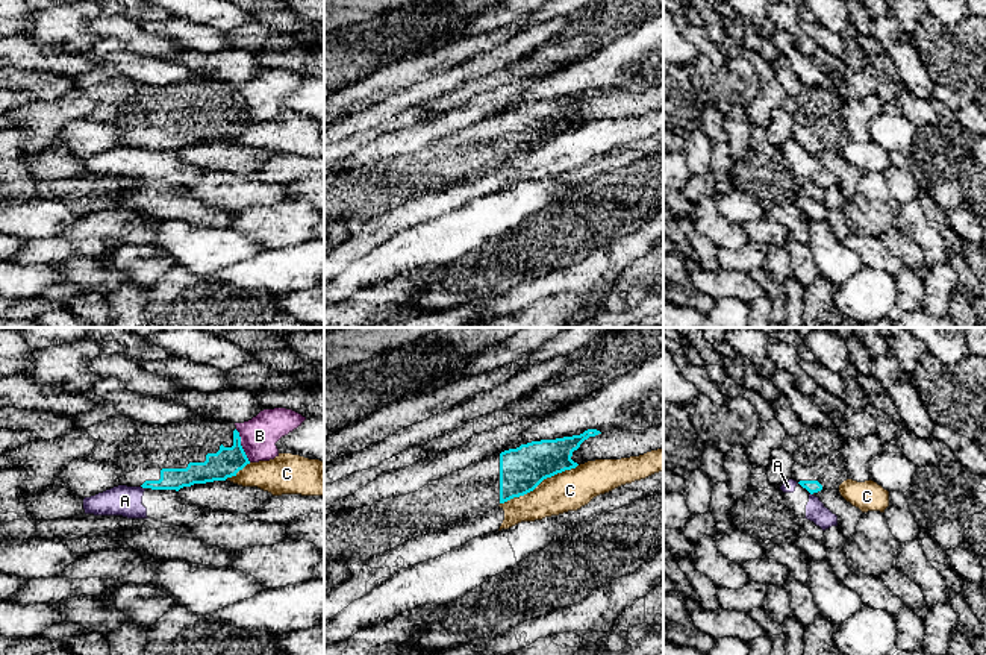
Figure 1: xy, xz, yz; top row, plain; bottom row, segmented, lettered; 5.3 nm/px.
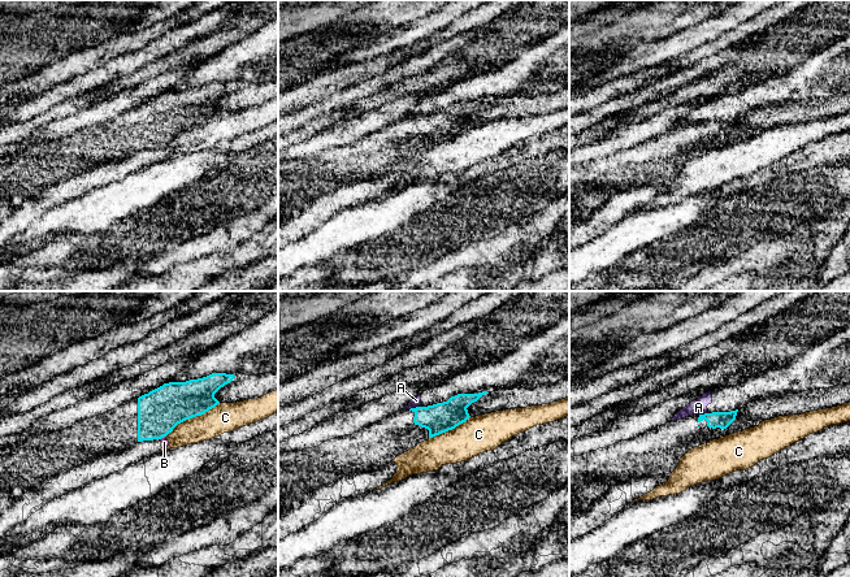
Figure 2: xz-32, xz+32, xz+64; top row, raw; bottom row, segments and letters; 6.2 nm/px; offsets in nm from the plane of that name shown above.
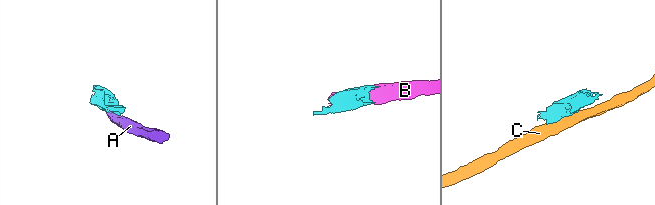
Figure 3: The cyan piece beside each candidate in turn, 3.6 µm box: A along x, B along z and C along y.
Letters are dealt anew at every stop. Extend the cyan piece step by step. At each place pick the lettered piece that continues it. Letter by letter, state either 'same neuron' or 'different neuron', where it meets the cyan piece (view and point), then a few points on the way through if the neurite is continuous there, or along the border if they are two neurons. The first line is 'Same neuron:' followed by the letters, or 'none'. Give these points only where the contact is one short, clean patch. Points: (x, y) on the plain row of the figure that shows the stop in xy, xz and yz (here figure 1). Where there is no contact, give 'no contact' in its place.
Same neuron: none
A: different neuron | xy (143, 147) | along xy (141, 146), (144, 149)
B: different neuron | xy (241, 106)
C: different neuron | xz (538, 144)

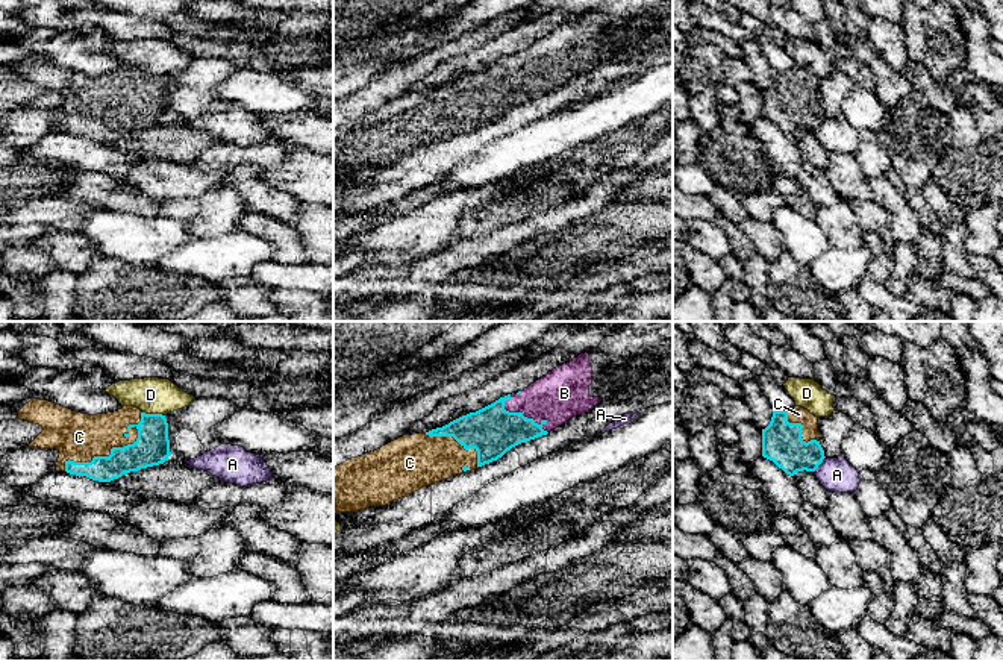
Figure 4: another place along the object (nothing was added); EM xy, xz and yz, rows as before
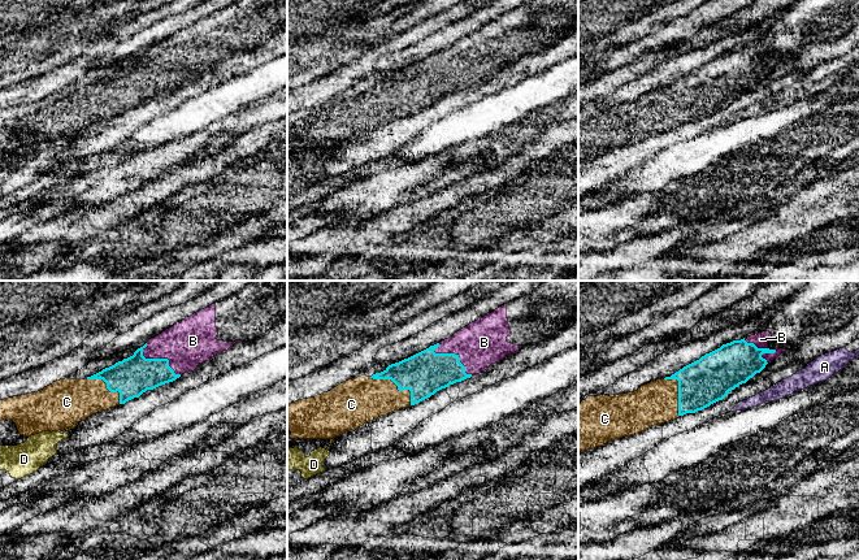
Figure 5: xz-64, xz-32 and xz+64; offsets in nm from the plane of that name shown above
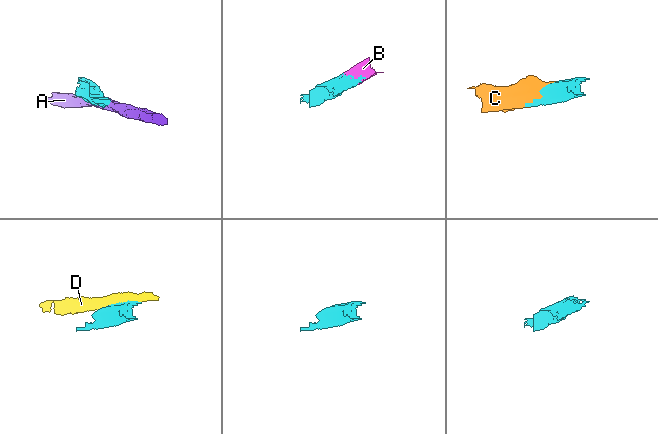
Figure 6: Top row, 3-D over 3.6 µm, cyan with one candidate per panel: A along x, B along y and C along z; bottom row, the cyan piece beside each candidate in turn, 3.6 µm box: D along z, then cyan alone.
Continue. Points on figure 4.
Same neuron: B, C
A: different neuron | yz (820, 123)
B: same neuron | xz (520, 73) | across xz (493, 91), (520, 73), (534, 73), (561, 55)
C: same neuron | xy (111, 111)
D: different neuron | xy (153, 75)

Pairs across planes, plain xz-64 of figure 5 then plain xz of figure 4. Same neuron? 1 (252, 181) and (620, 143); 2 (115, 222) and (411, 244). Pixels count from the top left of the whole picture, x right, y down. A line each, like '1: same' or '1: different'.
1: different
2: different

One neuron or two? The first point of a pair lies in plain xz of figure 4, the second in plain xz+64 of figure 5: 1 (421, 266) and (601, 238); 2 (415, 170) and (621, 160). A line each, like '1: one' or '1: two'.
1: two
2: one

